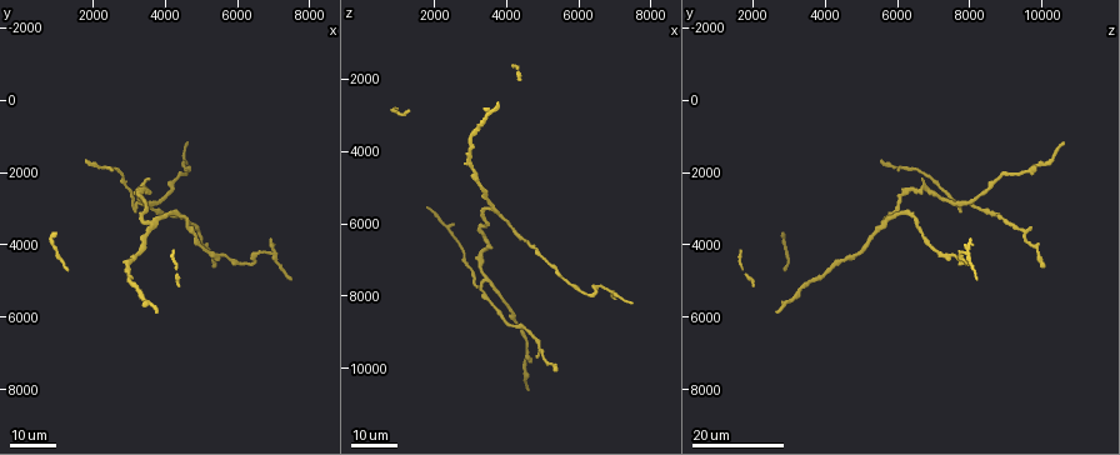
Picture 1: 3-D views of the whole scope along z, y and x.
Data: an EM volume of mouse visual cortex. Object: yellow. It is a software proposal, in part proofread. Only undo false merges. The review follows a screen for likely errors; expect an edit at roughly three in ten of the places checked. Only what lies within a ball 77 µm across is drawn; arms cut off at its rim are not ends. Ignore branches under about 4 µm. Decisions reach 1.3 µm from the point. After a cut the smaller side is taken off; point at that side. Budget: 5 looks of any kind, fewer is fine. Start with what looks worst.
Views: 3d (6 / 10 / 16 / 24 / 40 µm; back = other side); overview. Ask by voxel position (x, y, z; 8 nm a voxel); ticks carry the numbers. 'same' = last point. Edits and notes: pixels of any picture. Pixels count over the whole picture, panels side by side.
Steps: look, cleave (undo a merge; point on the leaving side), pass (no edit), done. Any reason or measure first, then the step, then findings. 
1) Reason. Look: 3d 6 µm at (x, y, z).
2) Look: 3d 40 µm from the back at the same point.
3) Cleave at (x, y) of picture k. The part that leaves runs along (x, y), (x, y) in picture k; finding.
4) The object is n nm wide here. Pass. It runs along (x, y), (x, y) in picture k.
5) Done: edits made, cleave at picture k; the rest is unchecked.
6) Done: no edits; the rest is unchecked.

Looks like a crossing. Look: 3d 24 µm at (7000, 4200, 7900).

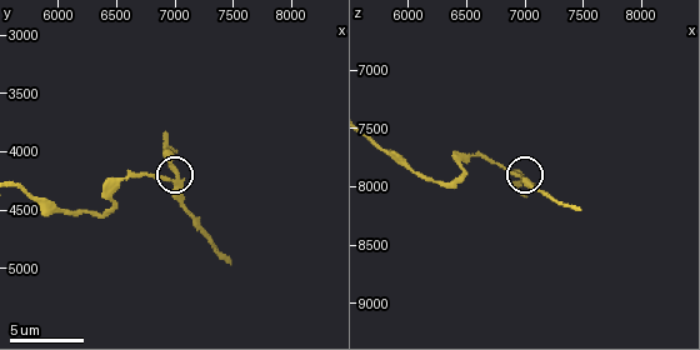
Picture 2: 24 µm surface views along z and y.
Look: 3d 10 µm at the same point.

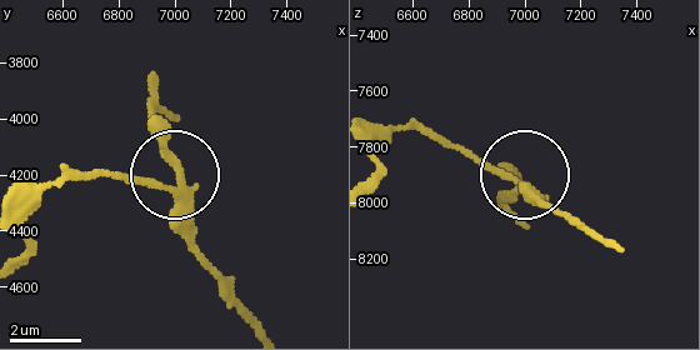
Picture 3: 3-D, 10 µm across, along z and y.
The object is 220 nm wide here. Cleave at (511, 196) of picture 3. The part that leaves runs along (180, 198), (191, 248), (249, 329) in picture 3; a second neuron is stuck on.

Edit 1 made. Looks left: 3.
Look: 3d 24 µm at (3600, 3600, 5600).

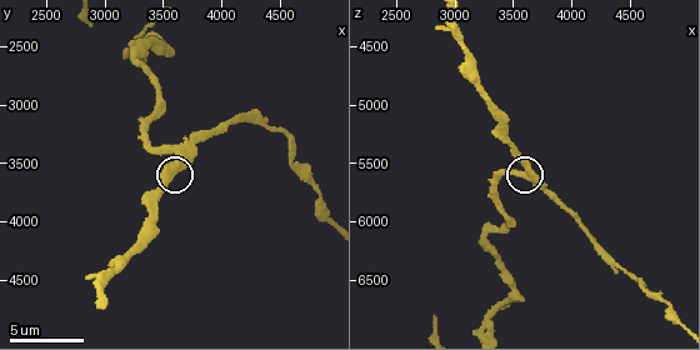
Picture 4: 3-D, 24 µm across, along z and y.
Look: 3d 6 µm at (3660, 3520, 5580).

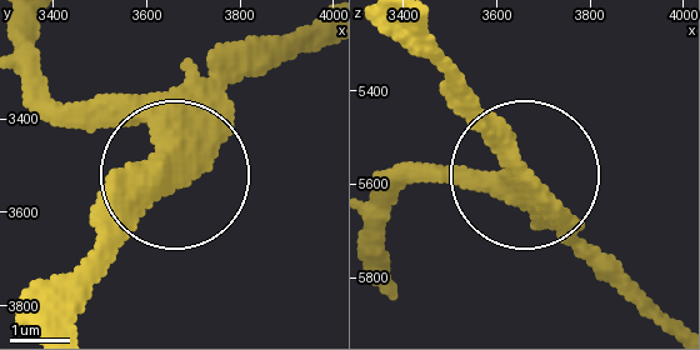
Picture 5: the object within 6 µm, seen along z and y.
The side arm is 43 µm long. Pass. It runs along (385, 269), (399, 199), (514, 169), (619, 284) in picture 5; continuous, no second neuron.

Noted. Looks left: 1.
Done: edits made, cleave at picture 3; the rest is unchecked.

